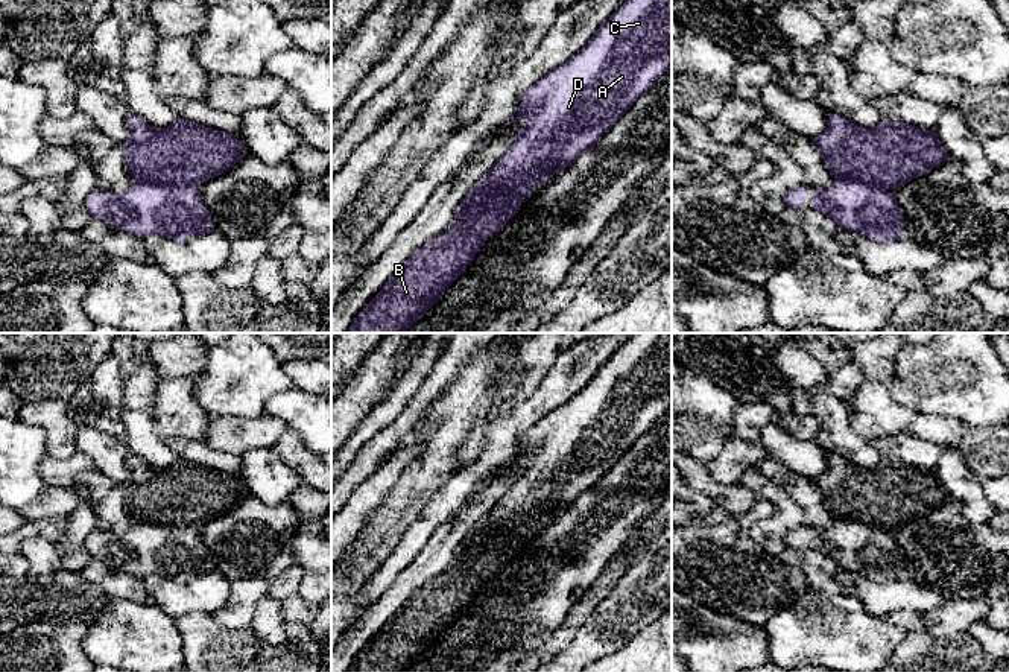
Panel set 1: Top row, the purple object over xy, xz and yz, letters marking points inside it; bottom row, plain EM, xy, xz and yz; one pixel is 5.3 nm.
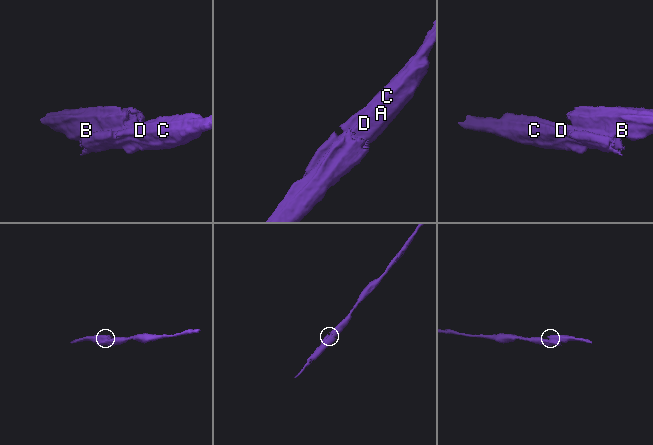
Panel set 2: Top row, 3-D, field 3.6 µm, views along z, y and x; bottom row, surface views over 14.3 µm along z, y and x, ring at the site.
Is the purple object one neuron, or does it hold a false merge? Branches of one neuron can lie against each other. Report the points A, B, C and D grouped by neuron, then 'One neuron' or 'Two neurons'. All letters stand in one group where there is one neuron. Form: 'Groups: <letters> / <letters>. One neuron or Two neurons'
Groups: A C D / B. Two neurons

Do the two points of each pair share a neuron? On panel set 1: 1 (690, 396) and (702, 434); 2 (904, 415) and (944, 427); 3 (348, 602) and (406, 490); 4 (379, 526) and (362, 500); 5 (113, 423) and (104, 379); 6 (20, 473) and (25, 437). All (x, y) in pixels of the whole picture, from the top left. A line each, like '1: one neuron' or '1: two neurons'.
1: one neuron
2: two neurons
3: two neurons
4: two neurons
5: one neuron
6: one neuron

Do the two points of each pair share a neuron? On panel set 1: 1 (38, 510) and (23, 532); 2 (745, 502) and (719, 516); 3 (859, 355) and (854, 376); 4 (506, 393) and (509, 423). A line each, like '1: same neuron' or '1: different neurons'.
1: different neurons
2: different neurons
3: different neurons
4: different neurons

